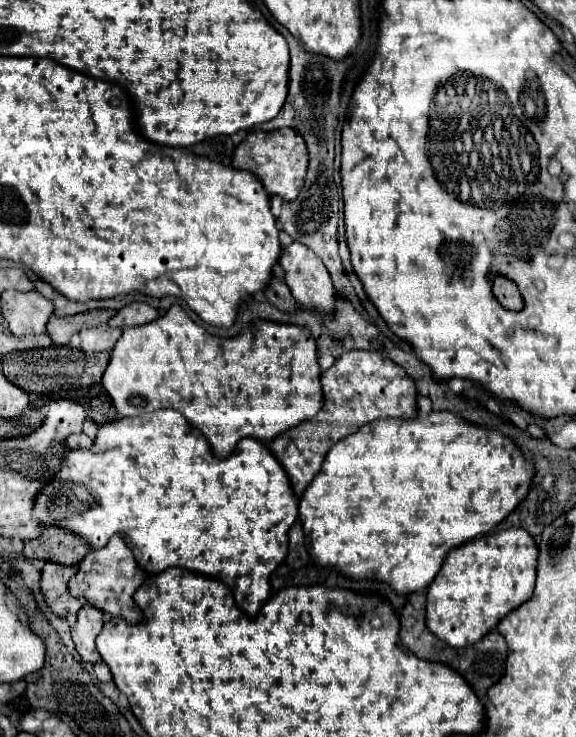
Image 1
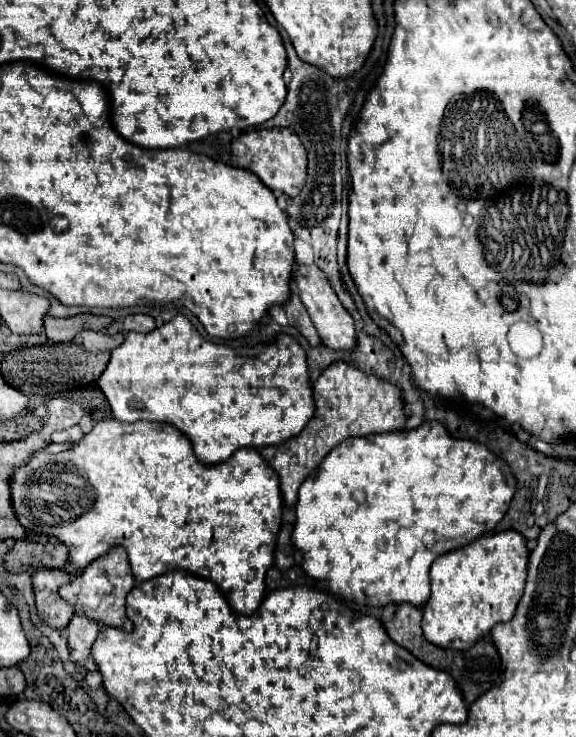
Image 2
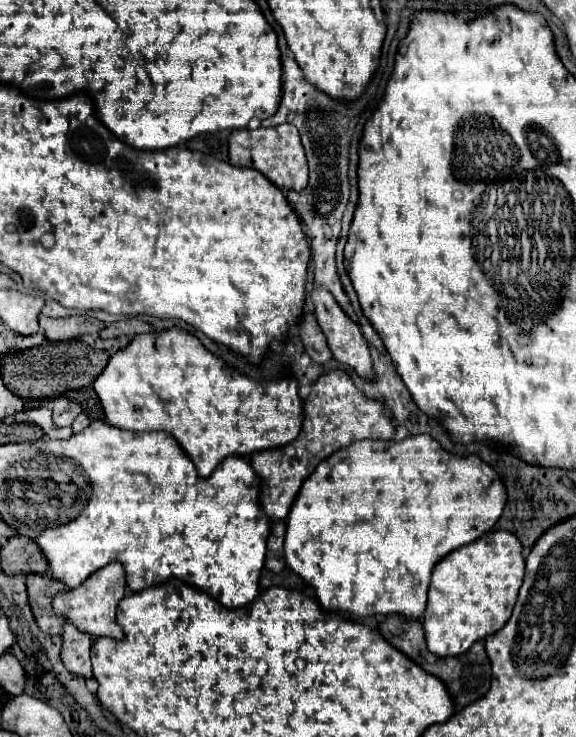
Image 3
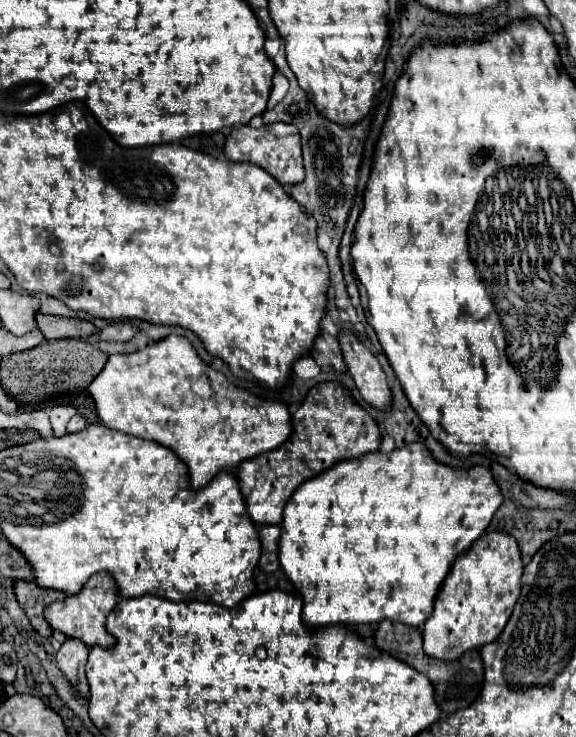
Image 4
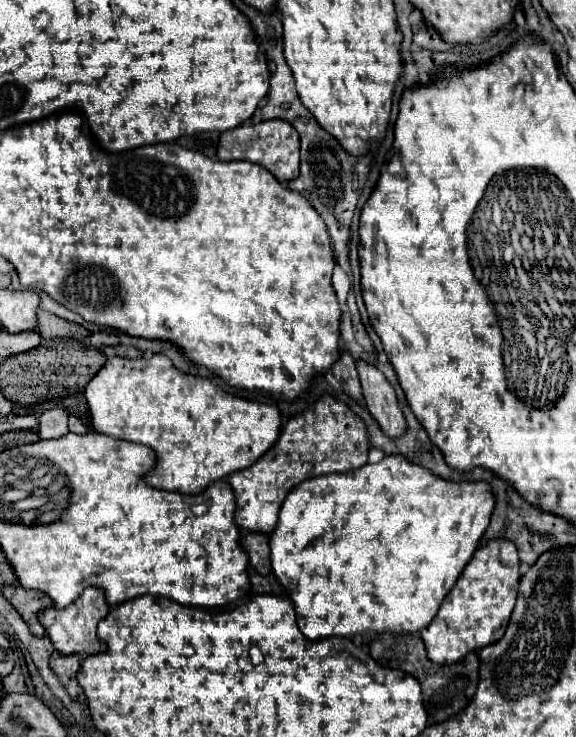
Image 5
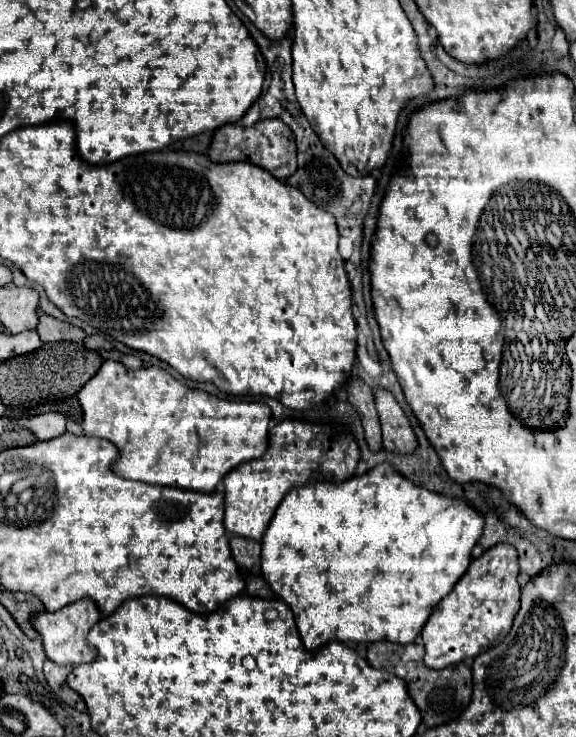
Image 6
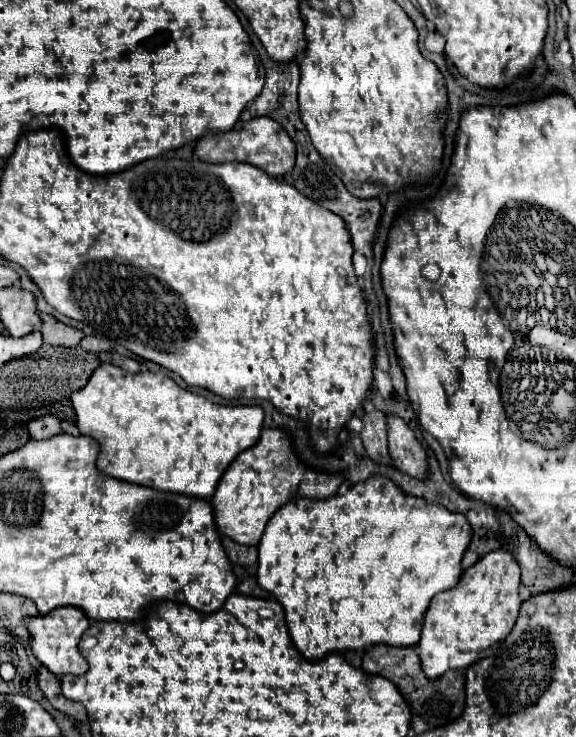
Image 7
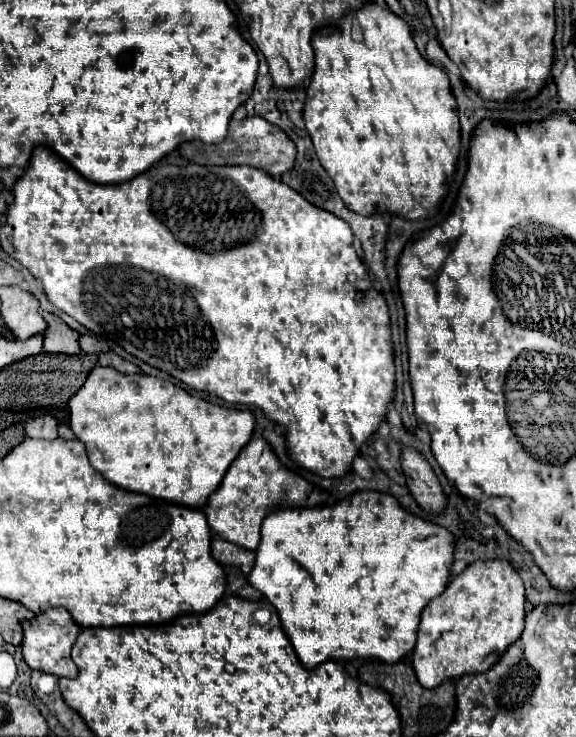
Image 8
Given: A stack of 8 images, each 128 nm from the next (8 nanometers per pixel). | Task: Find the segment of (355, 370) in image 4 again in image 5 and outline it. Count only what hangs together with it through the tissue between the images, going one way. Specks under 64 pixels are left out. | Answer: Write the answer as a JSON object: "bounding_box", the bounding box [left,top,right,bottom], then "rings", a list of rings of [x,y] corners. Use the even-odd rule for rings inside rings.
{"bounding_box":[358,362,406,438],"rings":[[[358,362],[358,374],[370,414],[376,418],[386,436],[400,438],[406,432],[406,420],[398,406],[394,388],[380,370],[366,362]]]}

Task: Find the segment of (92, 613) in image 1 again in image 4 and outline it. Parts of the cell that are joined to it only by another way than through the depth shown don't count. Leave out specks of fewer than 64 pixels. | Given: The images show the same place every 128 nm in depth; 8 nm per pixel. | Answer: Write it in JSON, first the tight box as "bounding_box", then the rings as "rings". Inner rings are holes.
{"bounding_box":[56,640,88,698],"rings":[[[66,640],[56,654],[60,672],[68,678],[68,682],[84,698],[88,696],[88,682],[86,682],[86,674],[84,674],[86,660],[88,660],[88,646],[78,640]]]}

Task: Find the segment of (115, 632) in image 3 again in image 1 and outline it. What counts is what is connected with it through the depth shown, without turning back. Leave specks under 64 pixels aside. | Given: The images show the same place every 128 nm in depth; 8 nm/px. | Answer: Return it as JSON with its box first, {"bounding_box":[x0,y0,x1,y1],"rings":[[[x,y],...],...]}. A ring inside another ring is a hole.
{"bounding_box":[68,536,146,624],"rings":[[[114,536],[104,548],[100,550],[90,550],[84,560],[78,564],[76,576],[68,582],[68,592],[72,596],[84,598],[88,604],[96,606],[104,614],[112,618],[124,618],[130,624],[142,622],[142,612],[132,600],[132,594],[138,590],[138,586],[144,582],[146,574],[144,570],[136,564],[130,548],[120,536]]]}

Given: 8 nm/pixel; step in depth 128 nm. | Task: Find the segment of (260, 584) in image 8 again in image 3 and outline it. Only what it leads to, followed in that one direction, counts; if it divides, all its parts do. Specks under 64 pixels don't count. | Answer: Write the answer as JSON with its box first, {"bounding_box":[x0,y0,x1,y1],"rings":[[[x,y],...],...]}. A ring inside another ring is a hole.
{"bounding_box":[284,434,506,618],"rings":[[[418,434],[418,436],[408,436],[400,442],[382,442],[382,440],[362,440],[354,442],[352,446],[334,452],[326,462],[320,462],[306,478],[302,490],[298,492],[298,498],[294,500],[294,506],[290,508],[288,522],[286,522],[286,540],[284,540],[284,554],[286,554],[286,564],[306,582],[316,590],[318,604],[326,612],[344,612],[350,616],[376,616],[376,614],[402,614],[404,618],[420,618],[426,608],[426,594],[428,594],[428,584],[430,584],[430,574],[434,566],[452,550],[470,544],[478,540],[484,532],[488,532],[496,520],[502,514],[502,508],[506,504],[506,488],[502,486],[500,476],[482,462],[476,456],[452,456],[446,450],[440,448],[440,444],[428,436],[428,434]]]}

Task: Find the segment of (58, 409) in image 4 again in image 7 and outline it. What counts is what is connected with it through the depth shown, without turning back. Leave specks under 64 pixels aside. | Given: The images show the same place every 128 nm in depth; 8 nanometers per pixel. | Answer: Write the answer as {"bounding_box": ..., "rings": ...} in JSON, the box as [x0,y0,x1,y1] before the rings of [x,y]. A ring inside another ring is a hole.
{"bounding_box":[27,416,62,440],"rings":[[[40,416],[40,418],[32,419],[27,423],[30,438],[34,440],[42,440],[42,438],[50,438],[62,432],[60,428],[60,420],[56,416]]]}

